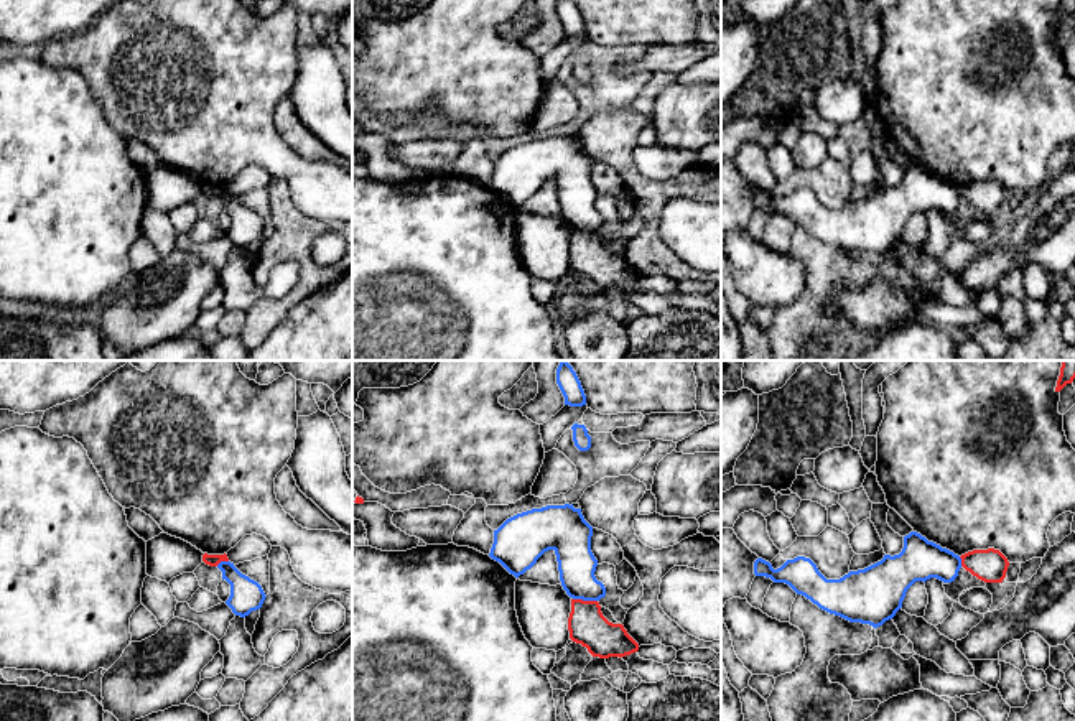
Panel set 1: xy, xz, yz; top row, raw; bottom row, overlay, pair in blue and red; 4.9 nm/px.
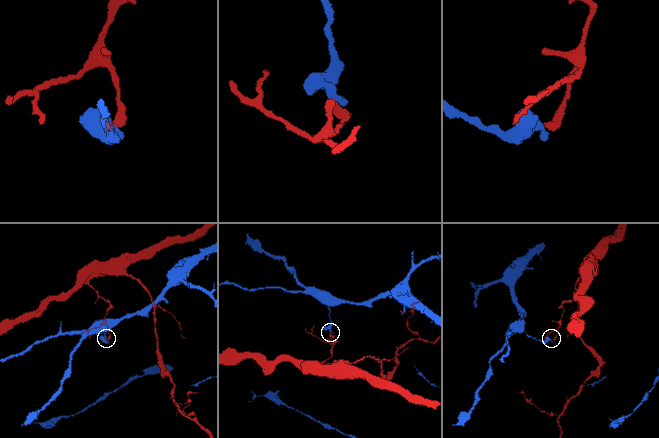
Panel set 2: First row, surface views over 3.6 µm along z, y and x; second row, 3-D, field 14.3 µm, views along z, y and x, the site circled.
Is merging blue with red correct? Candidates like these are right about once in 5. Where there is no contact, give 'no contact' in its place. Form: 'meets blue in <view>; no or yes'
meets blue in xz; no

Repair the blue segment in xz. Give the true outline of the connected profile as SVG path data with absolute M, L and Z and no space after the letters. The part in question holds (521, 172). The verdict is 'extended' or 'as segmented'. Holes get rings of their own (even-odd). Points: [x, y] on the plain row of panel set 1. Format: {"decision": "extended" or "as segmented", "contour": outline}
{"decision": "as segmented", "contour": "M573 135L532 140L507 150L494 161L489 188L519 209L548 181L558 193L560 212L573 230L599 232L606 219L596 211L591 183L593 158Z"}

